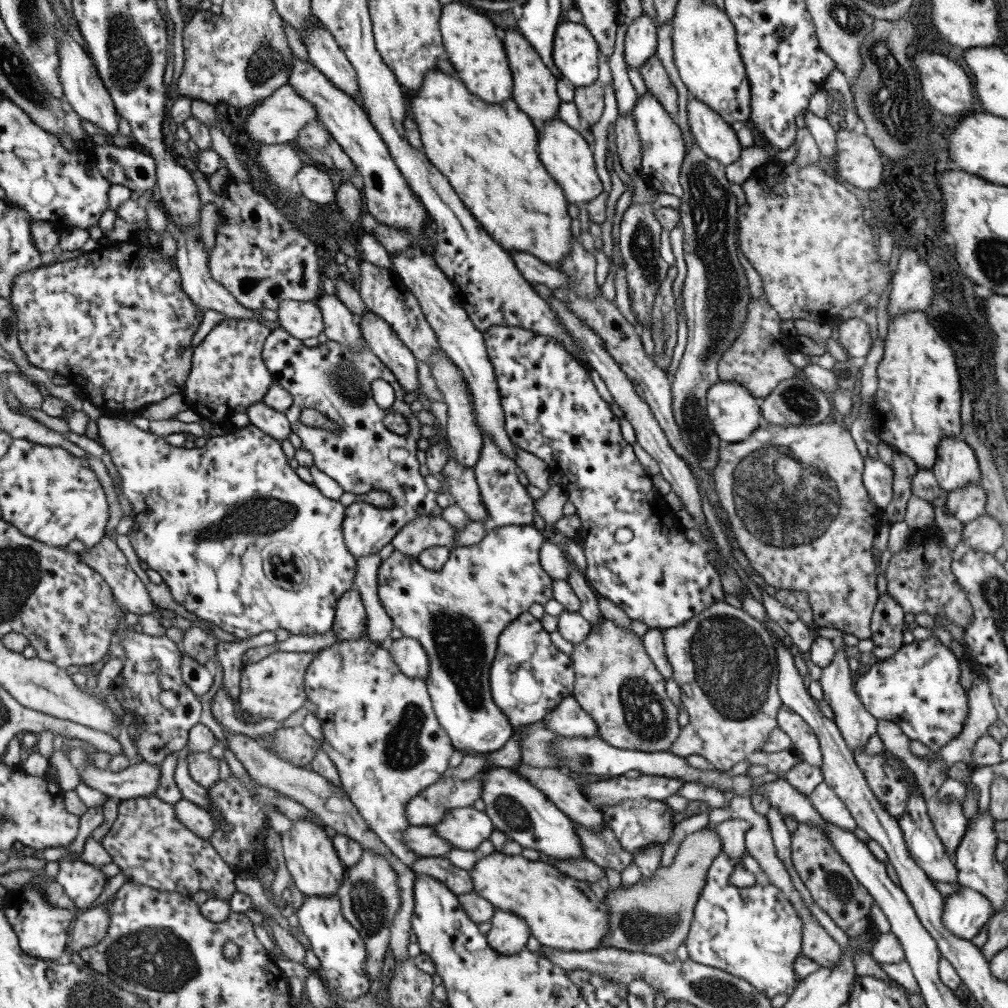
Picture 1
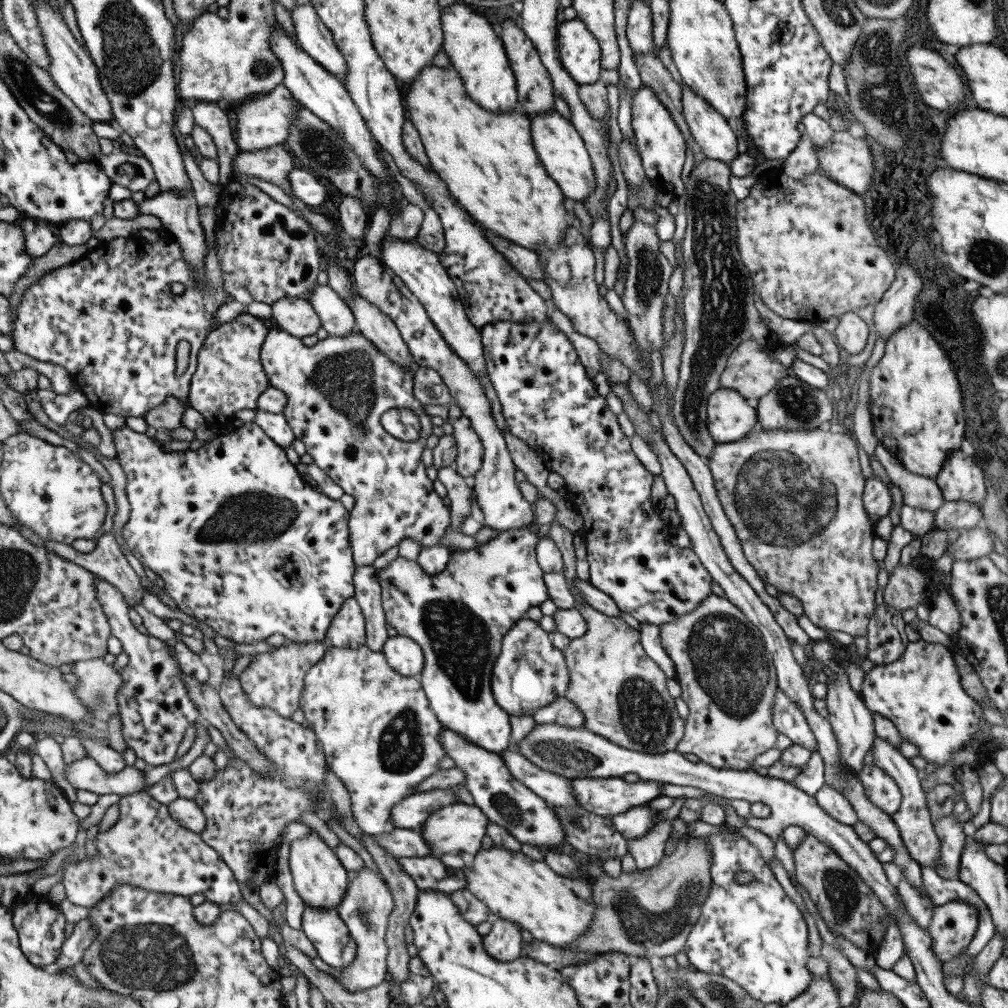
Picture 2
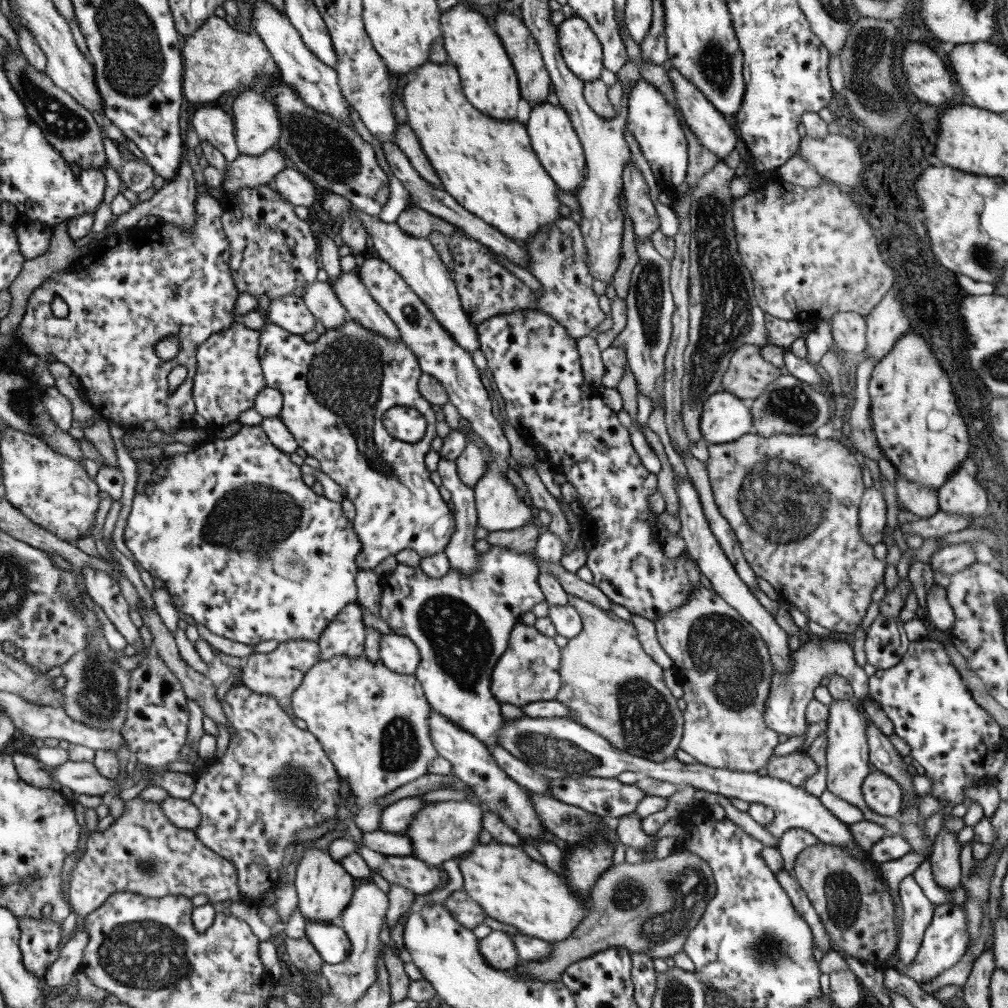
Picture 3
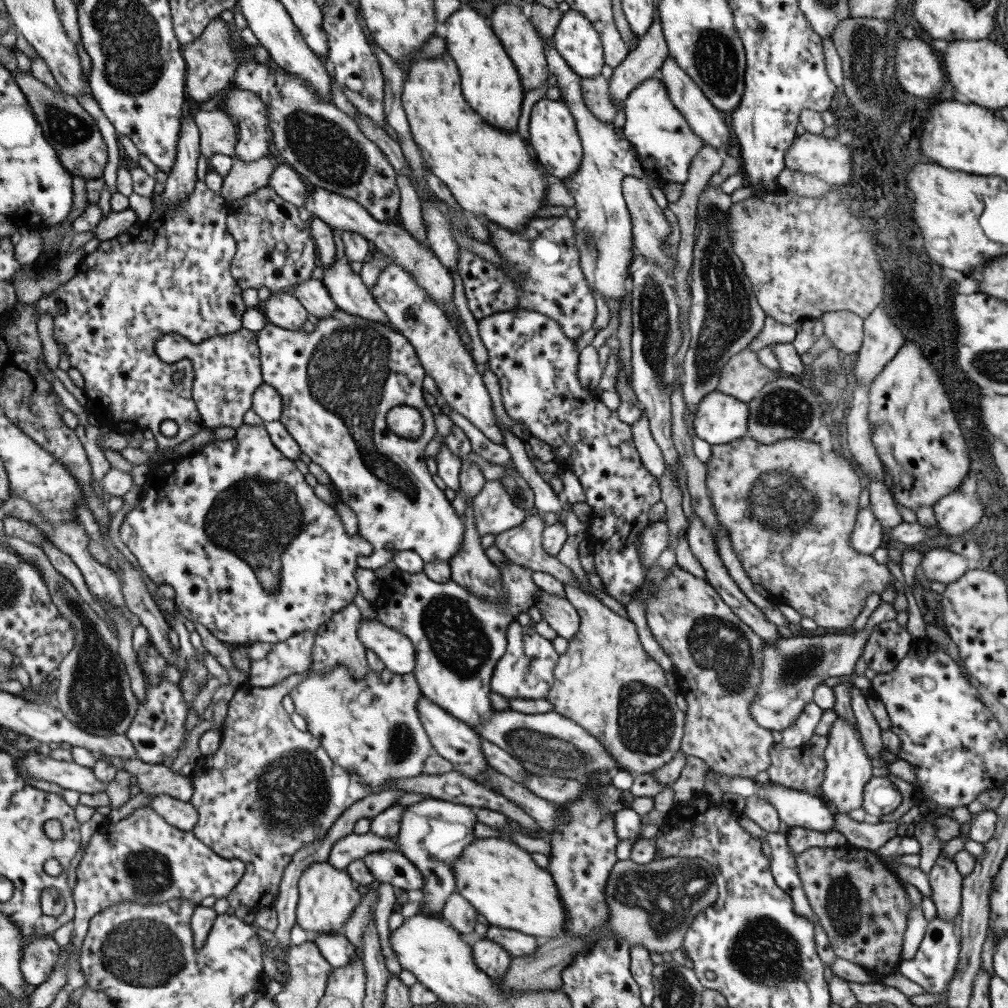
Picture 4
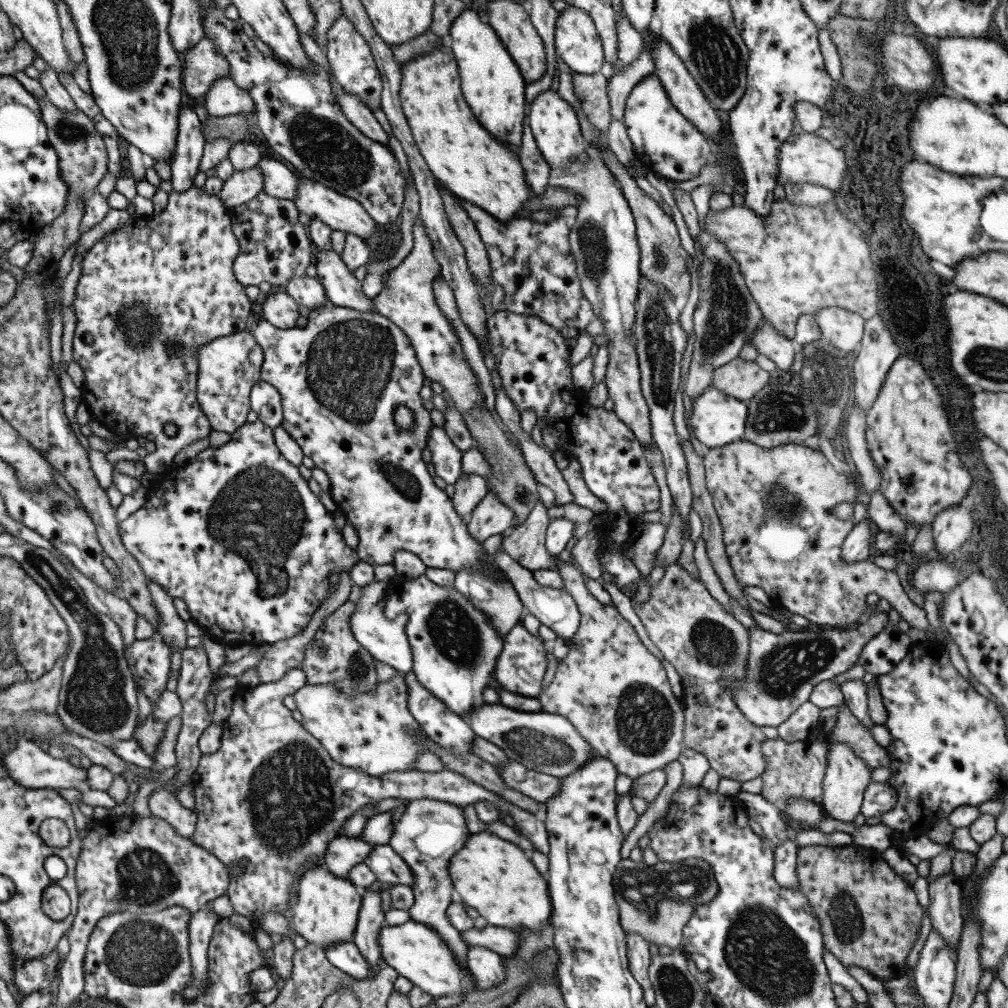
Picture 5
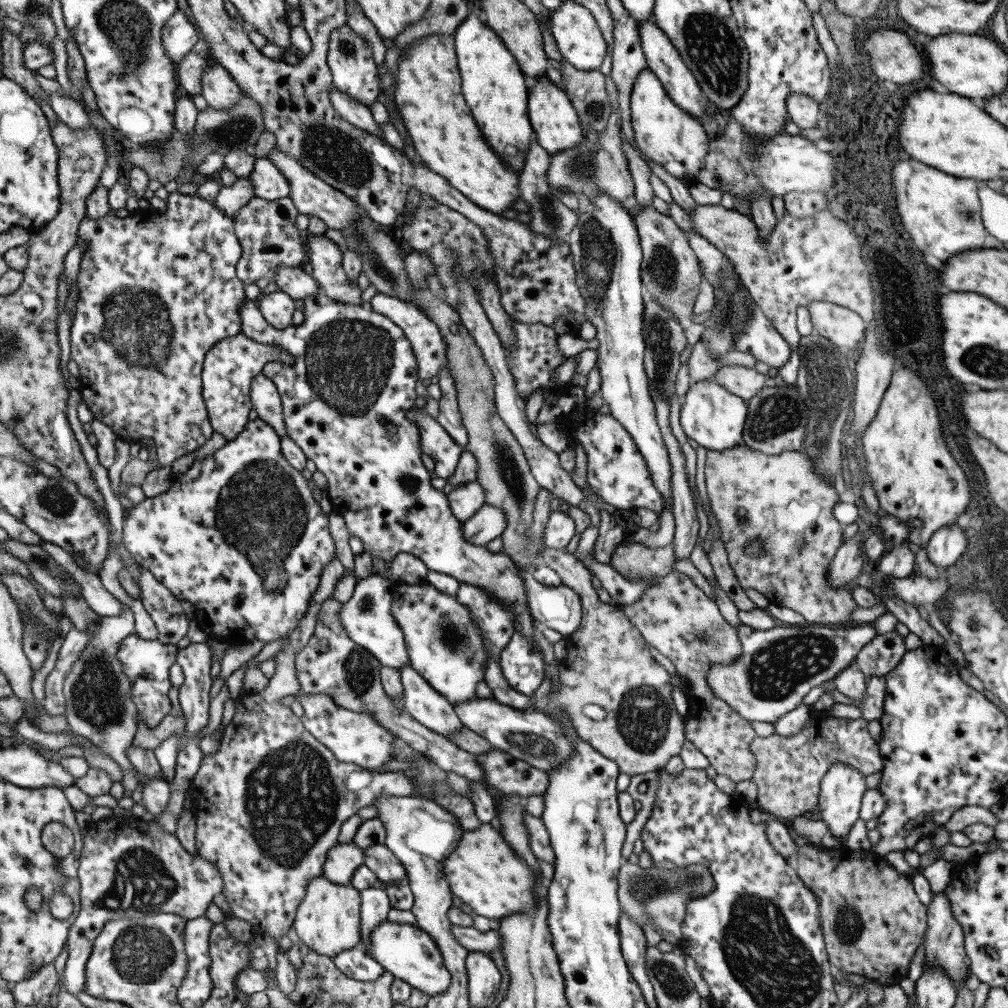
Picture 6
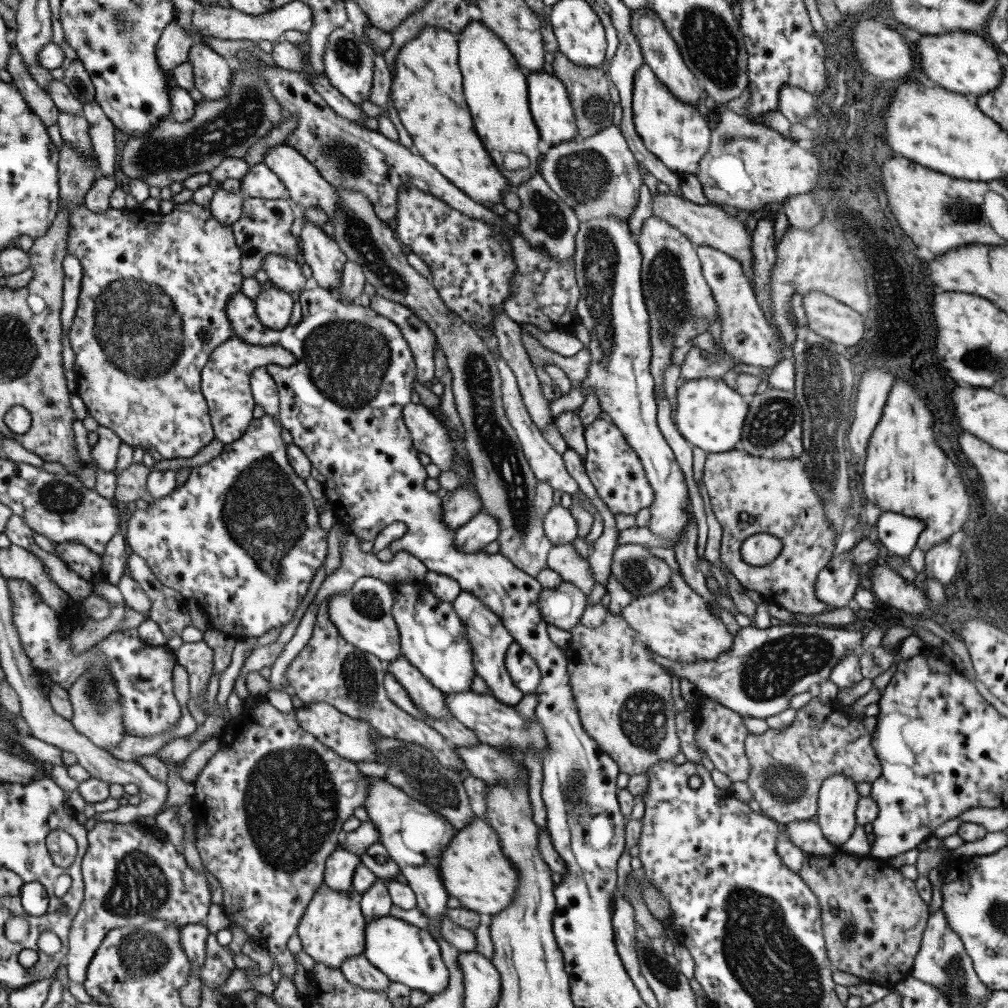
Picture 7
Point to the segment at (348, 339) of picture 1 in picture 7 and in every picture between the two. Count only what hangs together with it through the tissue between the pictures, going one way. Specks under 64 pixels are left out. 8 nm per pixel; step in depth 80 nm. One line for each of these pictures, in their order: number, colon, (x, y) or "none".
2: (334, 315)
3: (318, 297)
4: (313, 296)
5: (307, 291)
6: (292, 280)
7: (285, 274)

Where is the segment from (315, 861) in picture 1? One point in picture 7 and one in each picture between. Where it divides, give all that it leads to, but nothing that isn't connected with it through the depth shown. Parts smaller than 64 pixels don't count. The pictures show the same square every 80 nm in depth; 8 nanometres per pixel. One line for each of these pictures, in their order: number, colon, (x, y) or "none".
2: (320, 880)
3: (323, 889)
4: (326, 897)
5: (325, 912)
6: (327, 921)
7: (331, 929)

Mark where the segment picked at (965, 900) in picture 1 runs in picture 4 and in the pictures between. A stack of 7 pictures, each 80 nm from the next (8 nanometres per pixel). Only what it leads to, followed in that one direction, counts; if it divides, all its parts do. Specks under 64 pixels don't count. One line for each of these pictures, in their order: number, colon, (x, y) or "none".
2: (952, 925)
3: (944, 940)
4: (933, 964)

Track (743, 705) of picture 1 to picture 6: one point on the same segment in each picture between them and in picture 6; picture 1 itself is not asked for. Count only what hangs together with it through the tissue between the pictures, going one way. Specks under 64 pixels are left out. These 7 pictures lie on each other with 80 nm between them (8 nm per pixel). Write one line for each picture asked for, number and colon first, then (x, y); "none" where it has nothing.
2: (726, 678)
3: (720, 662)
4: (716, 658)
5: (708, 648)
6: (675, 617)

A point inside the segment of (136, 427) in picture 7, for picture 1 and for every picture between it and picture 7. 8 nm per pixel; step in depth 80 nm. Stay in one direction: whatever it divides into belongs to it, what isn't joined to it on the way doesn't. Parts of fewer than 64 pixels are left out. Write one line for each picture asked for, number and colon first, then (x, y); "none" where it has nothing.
1: (111, 321)
2: (109, 317)
3: (132, 289)
4: (172, 274)
5: (168, 277)
6: (156, 291)

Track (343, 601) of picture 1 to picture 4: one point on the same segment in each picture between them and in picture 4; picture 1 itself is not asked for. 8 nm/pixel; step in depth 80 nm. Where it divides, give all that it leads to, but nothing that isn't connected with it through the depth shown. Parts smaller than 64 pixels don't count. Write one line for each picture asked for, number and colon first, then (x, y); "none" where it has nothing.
2: (346, 630)
3: (345, 634)
4: (335, 643)

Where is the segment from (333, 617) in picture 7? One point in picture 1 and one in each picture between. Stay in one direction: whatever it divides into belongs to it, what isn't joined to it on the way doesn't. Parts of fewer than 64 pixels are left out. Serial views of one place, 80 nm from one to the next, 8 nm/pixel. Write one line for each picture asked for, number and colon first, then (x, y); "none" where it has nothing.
1: (411, 660)
2: (402, 654)
3: (398, 654)
4: (394, 650)
5: (384, 640)
6: (365, 617)

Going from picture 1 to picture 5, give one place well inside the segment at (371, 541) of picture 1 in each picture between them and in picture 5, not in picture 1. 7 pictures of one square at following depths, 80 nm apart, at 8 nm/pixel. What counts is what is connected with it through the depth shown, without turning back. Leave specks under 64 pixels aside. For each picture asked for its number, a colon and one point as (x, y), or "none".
2: (336, 390)
3: (334, 390)
4: (336, 383)
5: (340, 377)

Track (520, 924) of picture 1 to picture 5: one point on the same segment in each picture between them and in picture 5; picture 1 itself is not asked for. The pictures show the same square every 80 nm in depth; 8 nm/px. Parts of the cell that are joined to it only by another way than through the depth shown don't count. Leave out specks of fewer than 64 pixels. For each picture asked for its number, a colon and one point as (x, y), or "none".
2: (503, 942)
3: (497, 949)
4: (488, 957)
5: (484, 966)

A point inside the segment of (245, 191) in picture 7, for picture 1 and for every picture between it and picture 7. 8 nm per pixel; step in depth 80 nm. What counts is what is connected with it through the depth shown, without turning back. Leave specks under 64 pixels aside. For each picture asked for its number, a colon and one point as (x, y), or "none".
1: (314, 184)
2: (304, 186)
3: (293, 187)
4: (284, 181)
5: (280, 182)
6: (268, 183)

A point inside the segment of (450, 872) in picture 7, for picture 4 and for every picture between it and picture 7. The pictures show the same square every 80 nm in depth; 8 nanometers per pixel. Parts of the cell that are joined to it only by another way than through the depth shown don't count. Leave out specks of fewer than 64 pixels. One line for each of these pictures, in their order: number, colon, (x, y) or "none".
4: (499, 879)
5: (496, 878)
6: (482, 871)

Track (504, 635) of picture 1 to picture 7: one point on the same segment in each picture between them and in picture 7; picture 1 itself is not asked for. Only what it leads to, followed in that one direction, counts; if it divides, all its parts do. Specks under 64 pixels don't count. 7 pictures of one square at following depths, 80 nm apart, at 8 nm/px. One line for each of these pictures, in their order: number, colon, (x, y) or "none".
2: (529, 673)
3: (528, 671)
4: (525, 670)
5: (520, 667)
6: (520, 661)
7: (524, 674)

